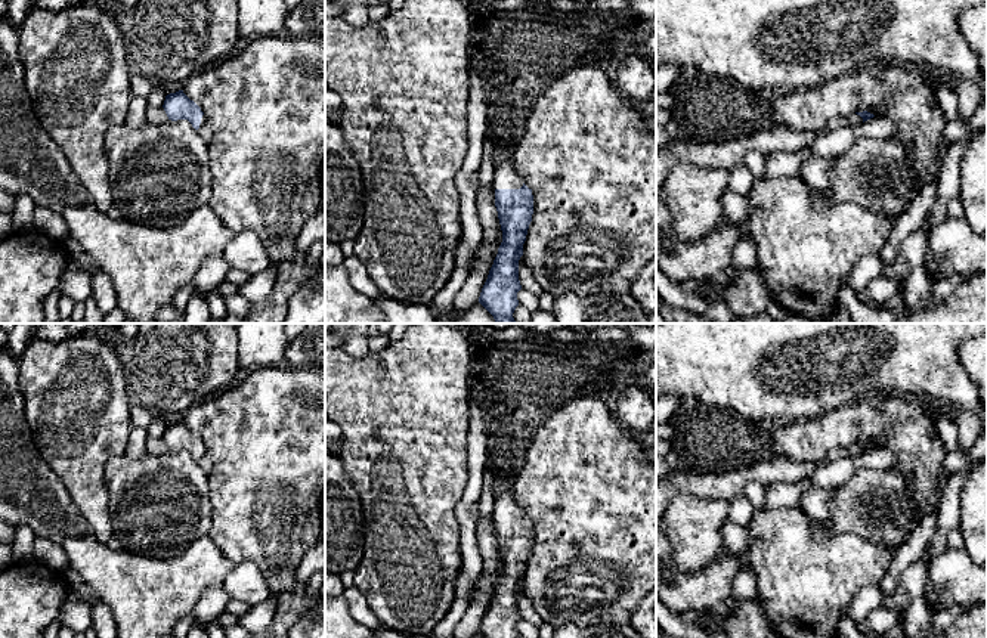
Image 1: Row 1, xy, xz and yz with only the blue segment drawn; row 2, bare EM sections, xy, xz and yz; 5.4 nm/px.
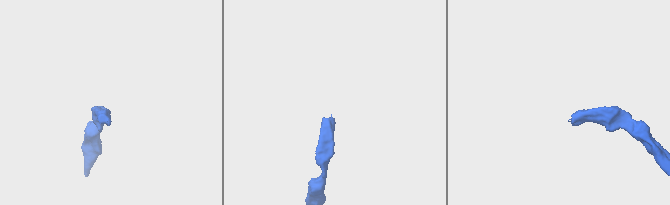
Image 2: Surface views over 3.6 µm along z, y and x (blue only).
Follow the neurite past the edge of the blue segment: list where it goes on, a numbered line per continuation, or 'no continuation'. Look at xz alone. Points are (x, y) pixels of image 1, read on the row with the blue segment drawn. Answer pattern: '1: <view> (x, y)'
1: xz (506, 176)

